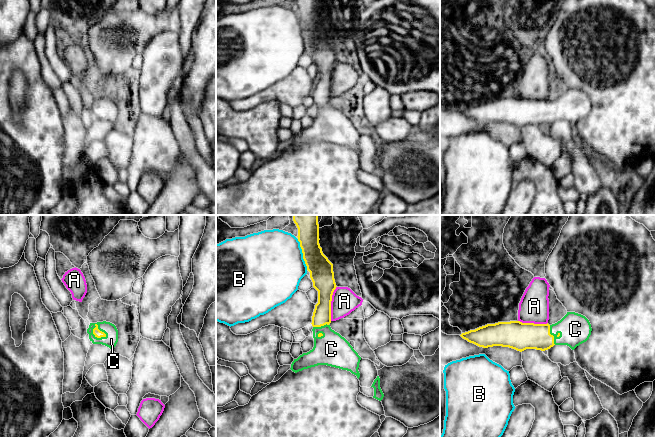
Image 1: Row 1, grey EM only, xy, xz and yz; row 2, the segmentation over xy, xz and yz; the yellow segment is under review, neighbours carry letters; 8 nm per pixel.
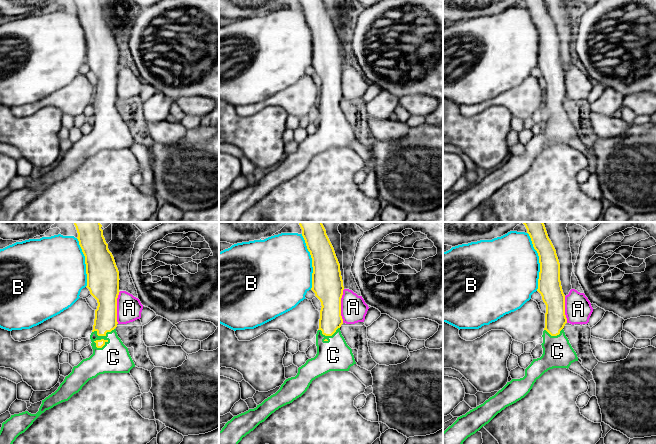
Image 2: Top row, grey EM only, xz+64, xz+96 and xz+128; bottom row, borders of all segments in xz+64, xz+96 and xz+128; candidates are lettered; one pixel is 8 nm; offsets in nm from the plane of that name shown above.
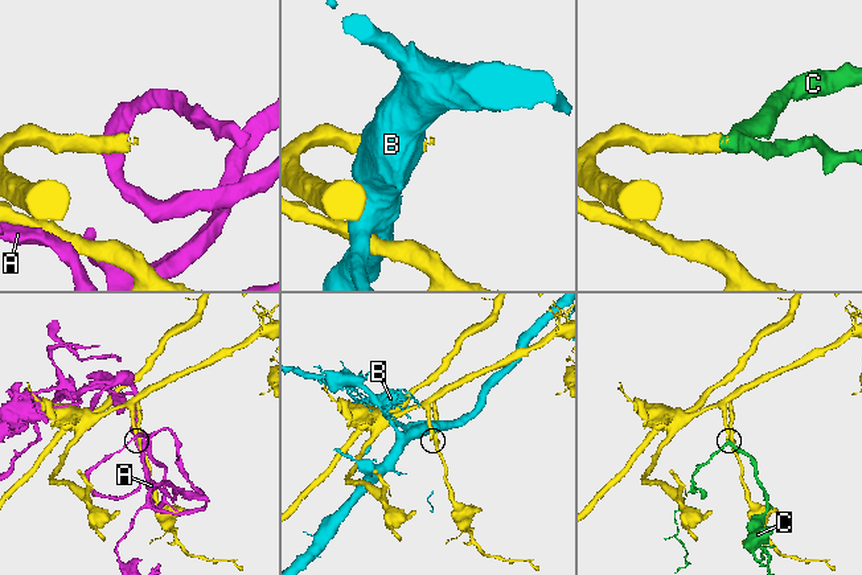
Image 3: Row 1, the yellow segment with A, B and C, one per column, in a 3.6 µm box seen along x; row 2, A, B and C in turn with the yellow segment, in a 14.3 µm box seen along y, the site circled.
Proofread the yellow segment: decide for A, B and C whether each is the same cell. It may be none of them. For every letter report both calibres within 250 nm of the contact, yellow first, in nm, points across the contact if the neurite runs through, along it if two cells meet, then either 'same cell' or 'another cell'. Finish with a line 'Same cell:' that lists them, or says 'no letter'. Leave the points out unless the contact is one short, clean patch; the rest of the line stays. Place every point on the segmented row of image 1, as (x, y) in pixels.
A: 190 nm thick on the yellow side, 200 nm on the other; another cell
B: 190 nm thick on the yellow side, 480 nm on the other; another cell
C: 60 nm thick on the yellow side, 110 nm on the other; runs through xy (96, 331), (101, 331), (111, 339); same cell
Same cell: C

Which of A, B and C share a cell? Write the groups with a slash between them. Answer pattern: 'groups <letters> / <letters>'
groups A / B / C

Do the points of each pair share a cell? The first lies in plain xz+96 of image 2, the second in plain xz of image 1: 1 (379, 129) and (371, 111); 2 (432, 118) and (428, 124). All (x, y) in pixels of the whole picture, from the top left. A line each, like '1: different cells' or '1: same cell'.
1: different cells
2: same cell

